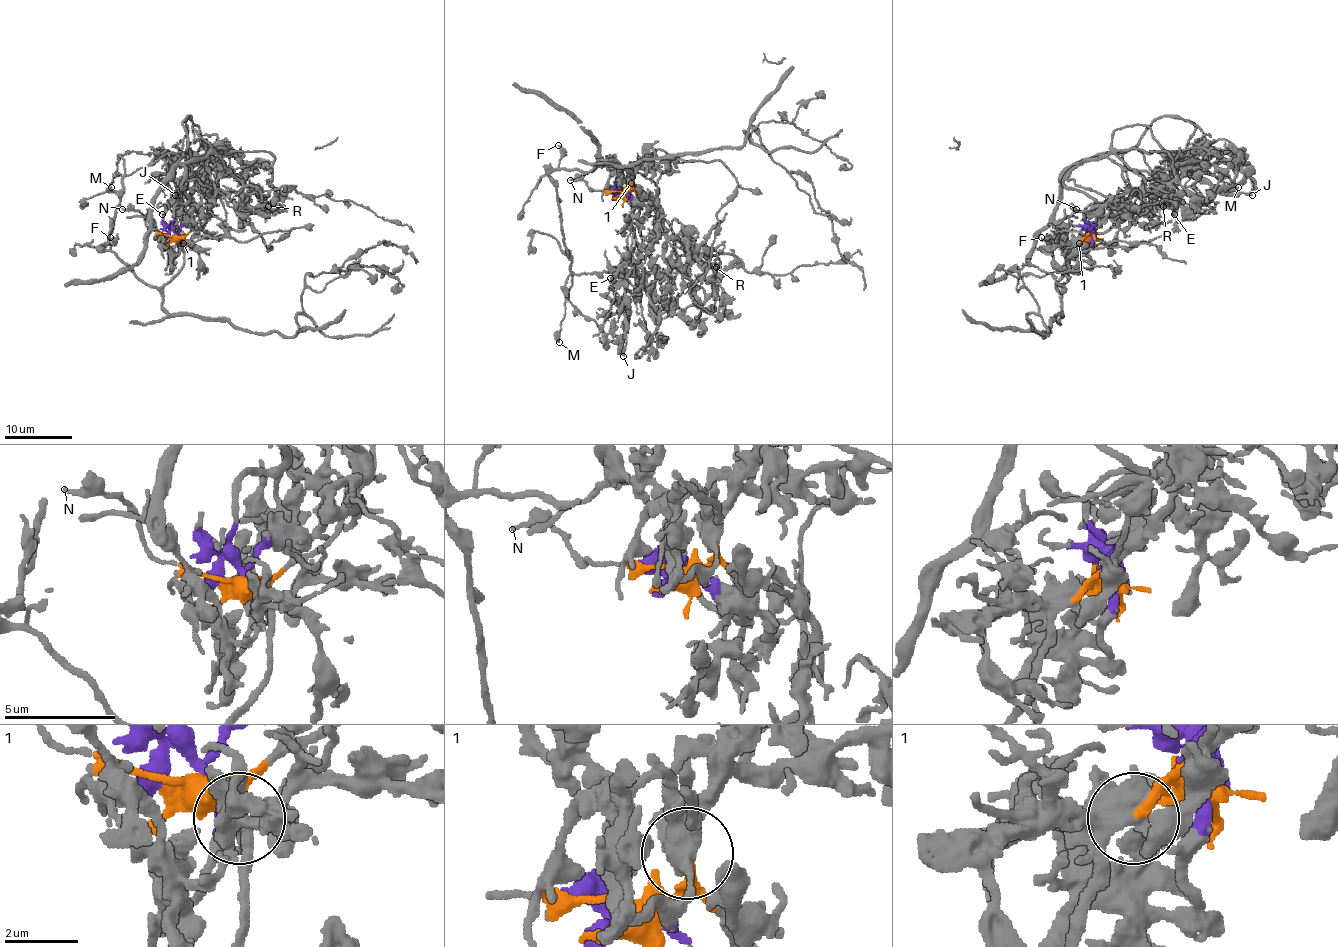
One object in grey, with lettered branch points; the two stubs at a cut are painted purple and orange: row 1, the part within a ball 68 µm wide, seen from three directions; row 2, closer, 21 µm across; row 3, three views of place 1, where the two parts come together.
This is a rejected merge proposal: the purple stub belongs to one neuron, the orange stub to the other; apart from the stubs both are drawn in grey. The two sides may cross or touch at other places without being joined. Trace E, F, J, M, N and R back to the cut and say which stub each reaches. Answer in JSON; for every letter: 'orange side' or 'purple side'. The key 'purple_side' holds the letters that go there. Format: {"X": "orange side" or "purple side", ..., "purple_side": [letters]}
{"E": "purple side", "F": "orange side", "J": "purple side", "M": "orange side", "N": "orange side", "R": "purple side", "purple_side": ["E", "J", "R"]}

